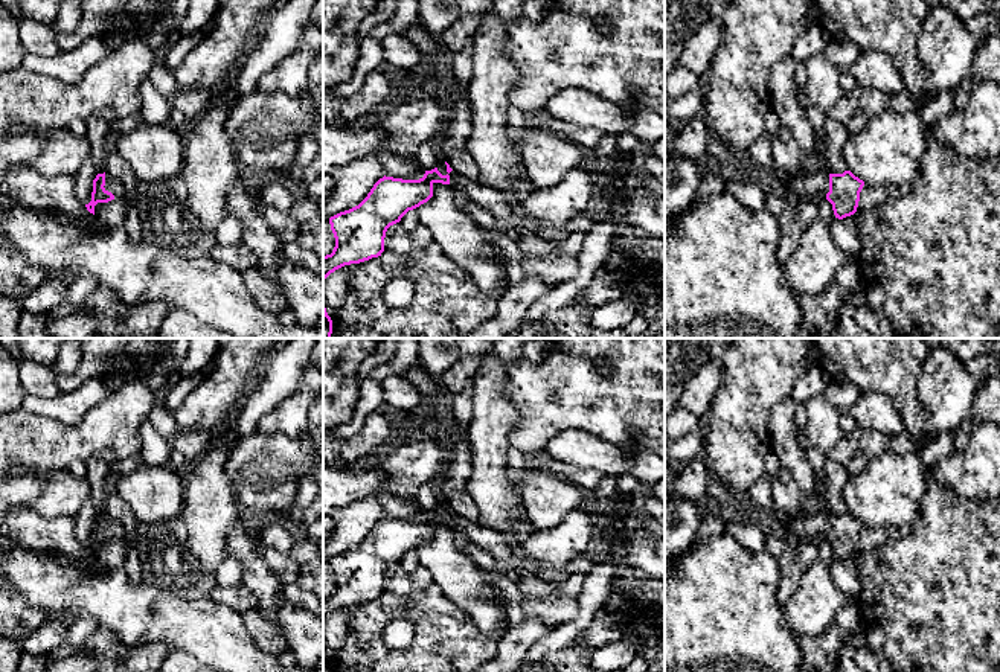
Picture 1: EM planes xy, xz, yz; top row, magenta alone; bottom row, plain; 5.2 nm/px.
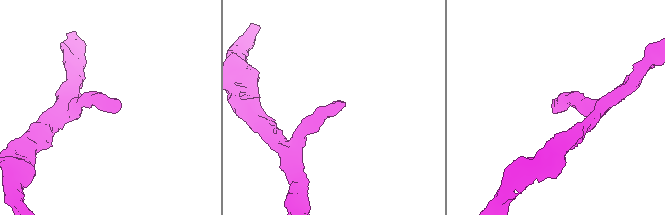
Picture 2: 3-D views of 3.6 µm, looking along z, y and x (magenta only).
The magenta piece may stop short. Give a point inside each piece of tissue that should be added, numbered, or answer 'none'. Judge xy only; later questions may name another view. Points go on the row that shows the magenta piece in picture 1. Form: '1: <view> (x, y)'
1: xy (112, 185)

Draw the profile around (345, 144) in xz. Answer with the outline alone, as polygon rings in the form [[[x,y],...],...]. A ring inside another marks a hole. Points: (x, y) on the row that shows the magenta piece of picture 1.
[[[323,117],[323,172],[332,174],[345,165],[377,155],[383,165],[384,175],[402,180],[419,180],[425,171],[415,157],[402,158],[387,151],[386,133],[378,125],[334,125]]]

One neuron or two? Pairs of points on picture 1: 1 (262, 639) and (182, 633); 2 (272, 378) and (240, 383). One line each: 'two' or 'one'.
1: two
2: two

